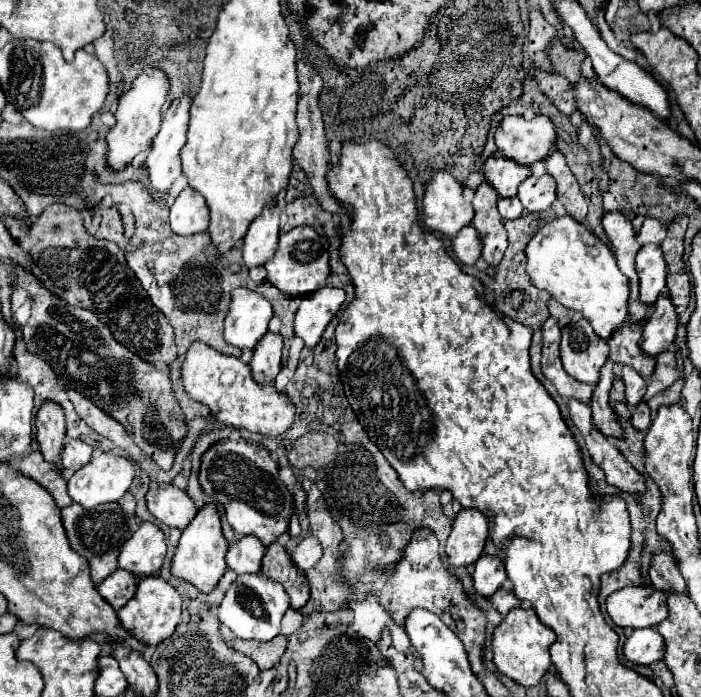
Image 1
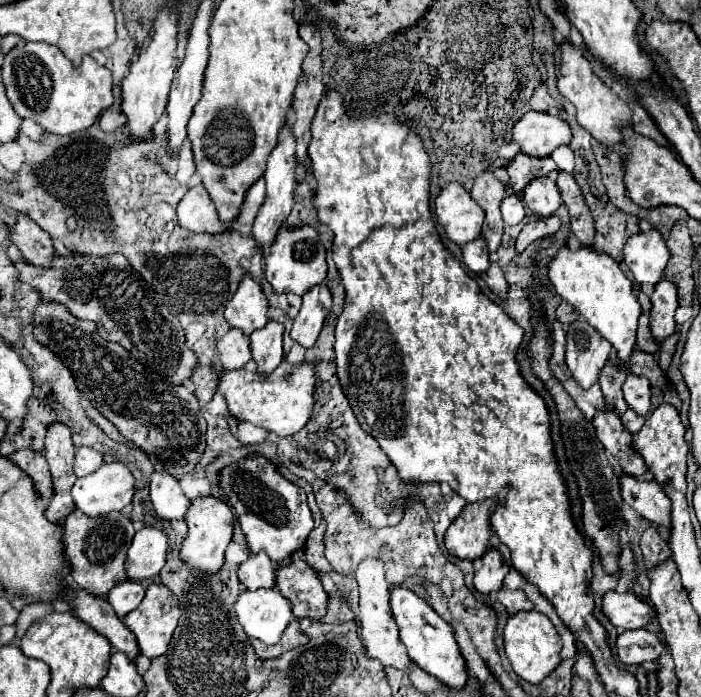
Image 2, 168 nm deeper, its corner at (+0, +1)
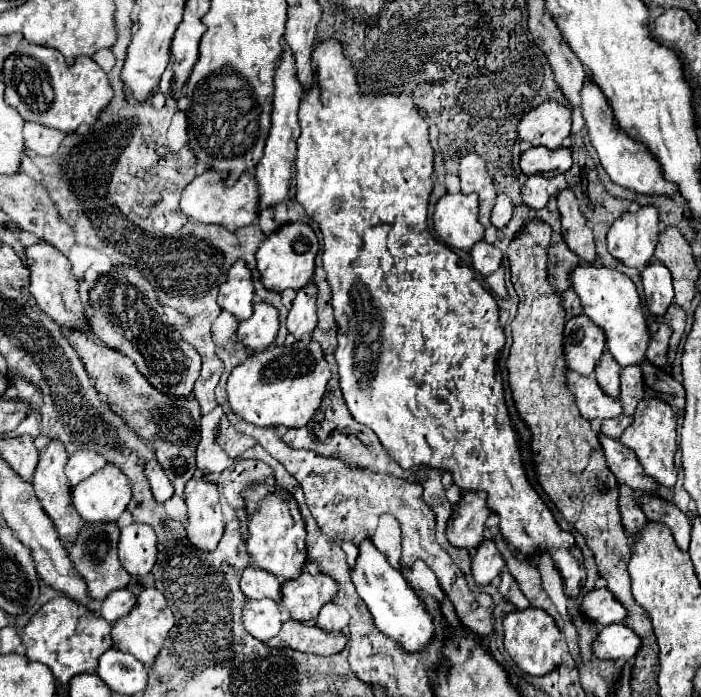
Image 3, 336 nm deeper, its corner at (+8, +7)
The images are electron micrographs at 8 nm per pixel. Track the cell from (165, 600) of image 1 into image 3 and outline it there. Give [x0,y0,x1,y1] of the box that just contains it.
[112,589,174,665]

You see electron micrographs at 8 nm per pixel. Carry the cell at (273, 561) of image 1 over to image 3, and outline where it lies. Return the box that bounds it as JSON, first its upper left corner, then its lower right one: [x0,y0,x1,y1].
[280,569,338,621]

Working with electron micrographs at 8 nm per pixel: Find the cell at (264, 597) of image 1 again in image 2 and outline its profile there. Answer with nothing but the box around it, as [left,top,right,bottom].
[236,589,292,645]

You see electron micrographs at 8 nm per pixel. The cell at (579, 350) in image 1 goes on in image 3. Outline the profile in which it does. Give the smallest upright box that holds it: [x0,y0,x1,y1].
[564,315,604,377]

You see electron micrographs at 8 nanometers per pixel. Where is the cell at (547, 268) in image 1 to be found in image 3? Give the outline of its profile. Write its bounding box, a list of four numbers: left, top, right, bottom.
[570,263,650,365]

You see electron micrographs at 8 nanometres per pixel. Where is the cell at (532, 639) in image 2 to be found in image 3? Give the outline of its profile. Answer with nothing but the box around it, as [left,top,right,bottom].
[502,607,562,675]

